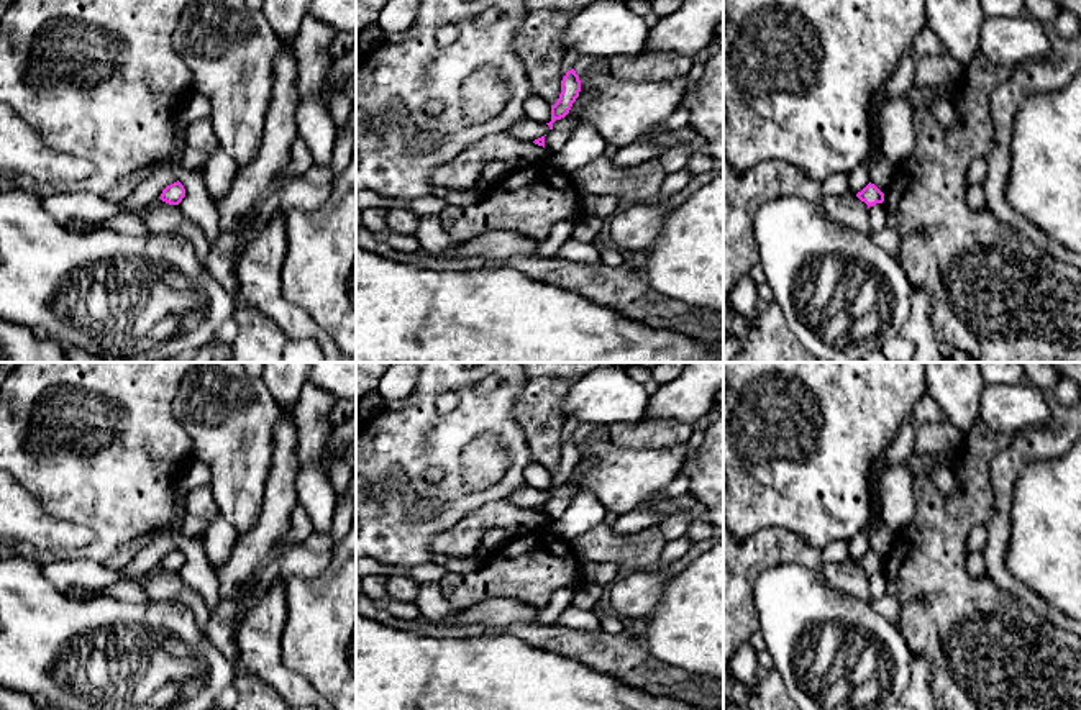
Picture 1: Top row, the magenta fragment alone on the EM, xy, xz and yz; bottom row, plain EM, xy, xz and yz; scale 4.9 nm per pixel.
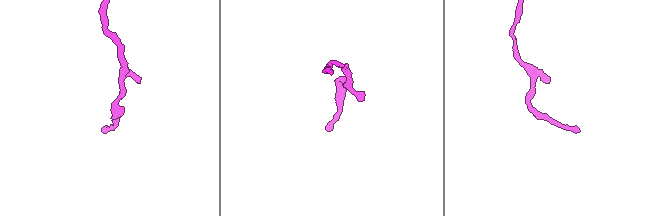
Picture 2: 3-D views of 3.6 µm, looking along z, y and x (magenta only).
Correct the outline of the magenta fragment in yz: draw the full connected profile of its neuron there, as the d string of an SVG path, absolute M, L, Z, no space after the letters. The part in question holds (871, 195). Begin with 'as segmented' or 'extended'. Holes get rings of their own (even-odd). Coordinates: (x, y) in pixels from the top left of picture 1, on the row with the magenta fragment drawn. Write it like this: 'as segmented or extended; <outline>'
as segmented; M871 182L858 192L856 197L864 202L868 208L884 202L884 193Z

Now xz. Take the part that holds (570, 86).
as segmented; M574 69L568 71L561 80L561 93L554 105L551 105L551 121L546 123L553 130L556 120L564 118L581 92L581 80Z

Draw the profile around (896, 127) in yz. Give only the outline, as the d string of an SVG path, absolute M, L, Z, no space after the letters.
M907 93L884 103L879 121L881 151L894 166L905 161L915 148L914 112Z

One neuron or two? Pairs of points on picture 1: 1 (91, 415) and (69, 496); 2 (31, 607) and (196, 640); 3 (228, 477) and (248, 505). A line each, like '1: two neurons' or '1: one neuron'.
1: one neuron
2: one neuron
3: one neuron

